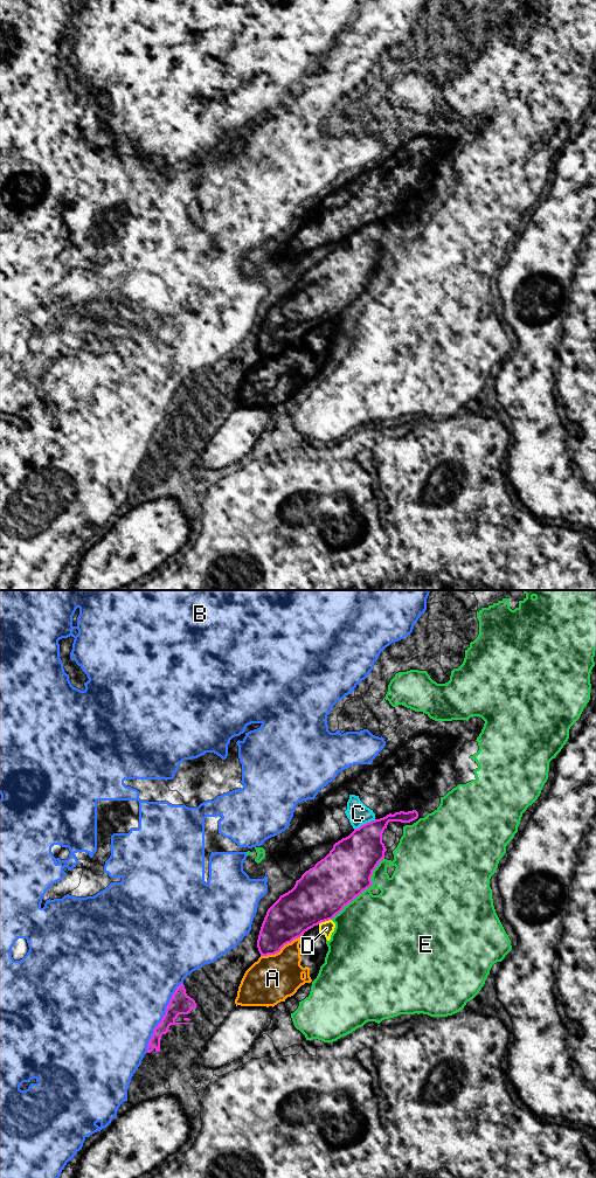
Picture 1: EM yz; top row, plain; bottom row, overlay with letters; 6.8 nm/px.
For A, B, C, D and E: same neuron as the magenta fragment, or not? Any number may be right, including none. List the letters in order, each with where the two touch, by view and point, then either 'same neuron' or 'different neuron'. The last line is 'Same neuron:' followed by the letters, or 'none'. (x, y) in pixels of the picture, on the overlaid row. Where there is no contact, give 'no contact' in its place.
A: meets magenta in yz at (282, 947); different neuron
B: meets magenta in yz at (164, 1017); different neuron
C: meets magenta in yz at (366, 823); different neuron
D: meets magenta in yz at (324, 921); different neuron
E: meets magenta in yz at (364, 889); different neuron
Same neuron: none

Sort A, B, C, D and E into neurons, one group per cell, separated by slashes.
A D / B / C / E

